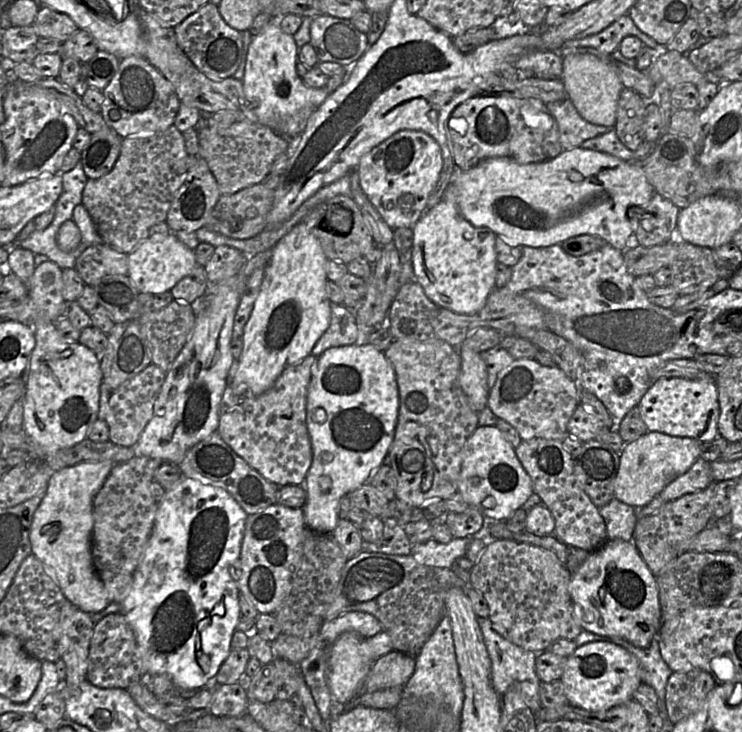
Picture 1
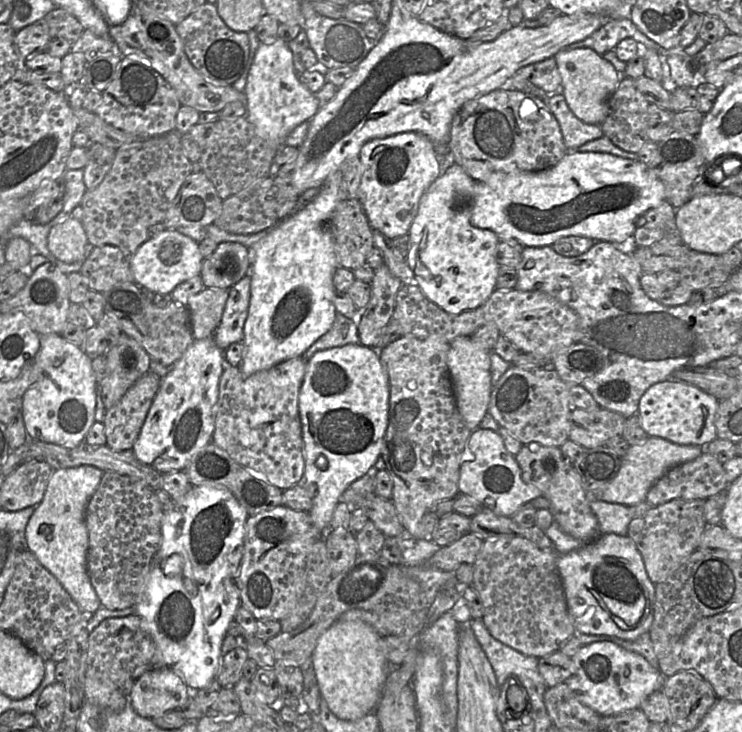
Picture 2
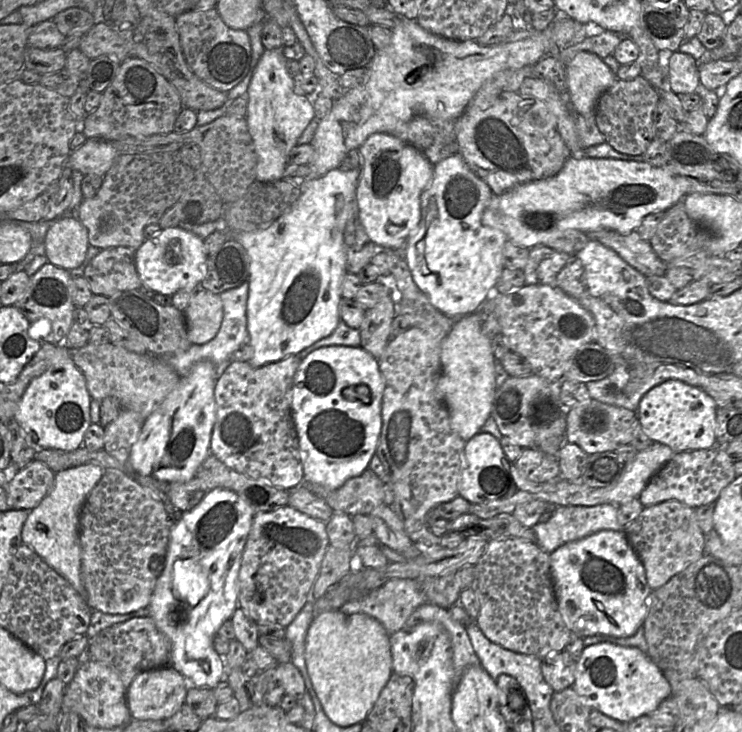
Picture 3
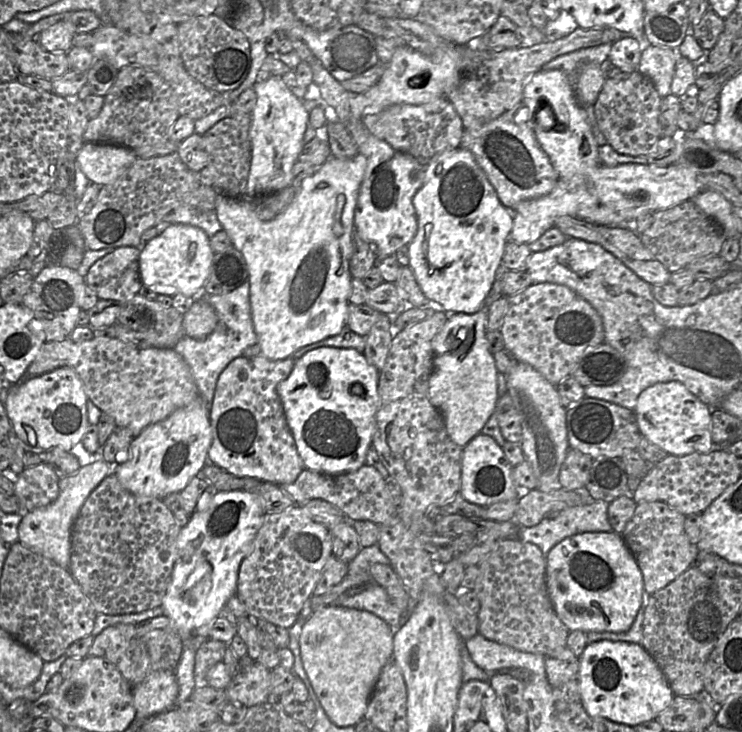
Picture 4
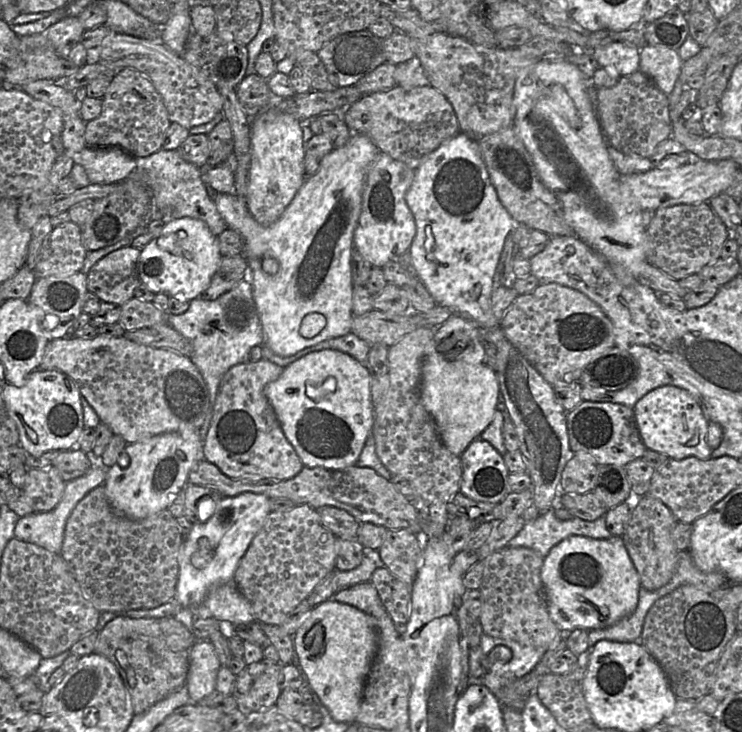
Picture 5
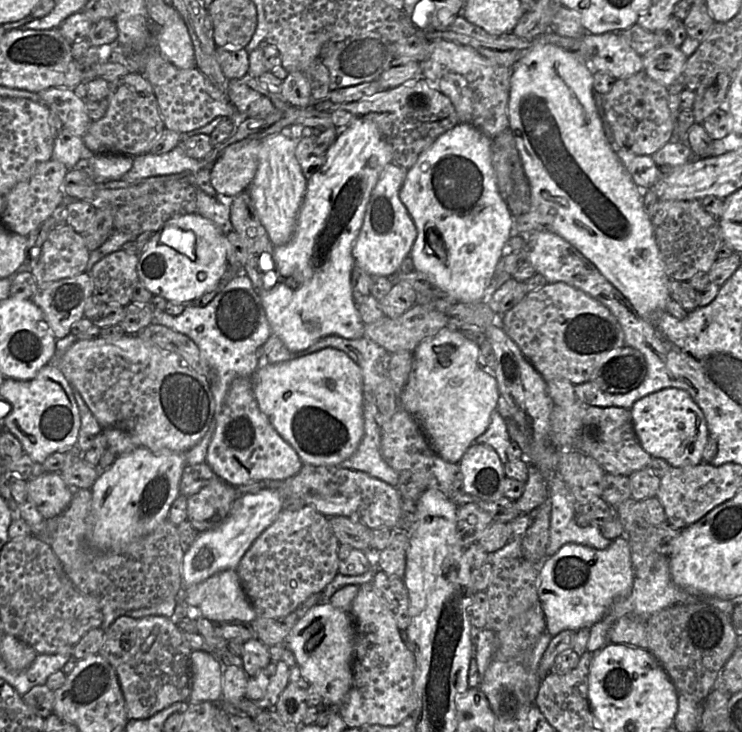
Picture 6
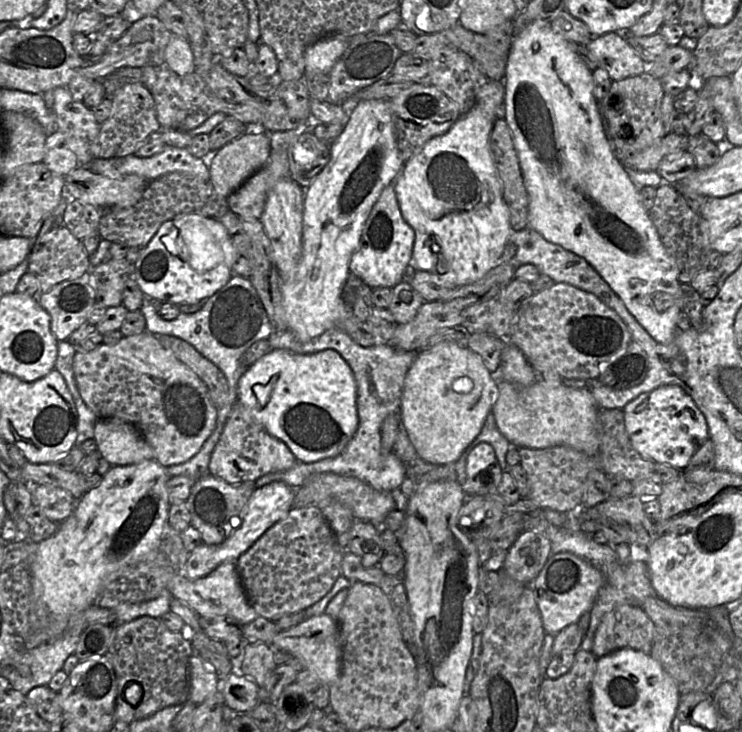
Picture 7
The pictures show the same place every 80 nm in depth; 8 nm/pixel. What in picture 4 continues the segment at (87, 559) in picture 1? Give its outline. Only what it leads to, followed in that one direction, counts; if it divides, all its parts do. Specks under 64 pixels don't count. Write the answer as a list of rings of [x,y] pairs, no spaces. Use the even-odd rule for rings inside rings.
[[[97,461],[59,480],[59,495],[51,504],[23,512],[18,526],[18,537],[26,547],[50,559],[62,568],[69,570],[71,557],[71,530],[79,511],[91,492],[112,472],[113,464]]]

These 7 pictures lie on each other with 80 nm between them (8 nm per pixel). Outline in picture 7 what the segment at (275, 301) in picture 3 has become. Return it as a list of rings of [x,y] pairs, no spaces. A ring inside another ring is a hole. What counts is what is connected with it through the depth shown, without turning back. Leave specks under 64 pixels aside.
[[[361,100],[353,110],[340,136],[330,147],[330,160],[305,189],[303,204],[302,256],[292,276],[280,286],[282,306],[285,310],[287,328],[298,341],[306,343],[325,331],[337,328],[349,335],[358,345],[369,348],[378,344],[377,336],[367,322],[351,316],[344,308],[341,294],[350,273],[352,254],[359,247],[364,223],[383,189],[393,183],[402,170],[388,100]]]

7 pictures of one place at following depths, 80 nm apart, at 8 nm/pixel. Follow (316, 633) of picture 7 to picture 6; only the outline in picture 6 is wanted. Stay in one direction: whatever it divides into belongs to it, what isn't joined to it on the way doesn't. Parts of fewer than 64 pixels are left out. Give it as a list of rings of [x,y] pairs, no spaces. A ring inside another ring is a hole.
[[[329,601],[319,602],[303,615],[293,626],[285,640],[292,650],[301,674],[312,686],[318,689],[324,699],[324,705],[337,709],[344,701],[352,683],[352,661],[354,653],[354,624],[349,612],[332,606]]]

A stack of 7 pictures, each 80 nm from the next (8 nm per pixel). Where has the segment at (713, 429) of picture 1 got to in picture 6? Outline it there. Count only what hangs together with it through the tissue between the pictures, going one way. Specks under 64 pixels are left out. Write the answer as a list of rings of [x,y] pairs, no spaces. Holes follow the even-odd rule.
[[[664,388],[637,400],[629,410],[637,439],[651,457],[664,459],[672,467],[702,462],[709,430],[702,410],[687,391]]]

